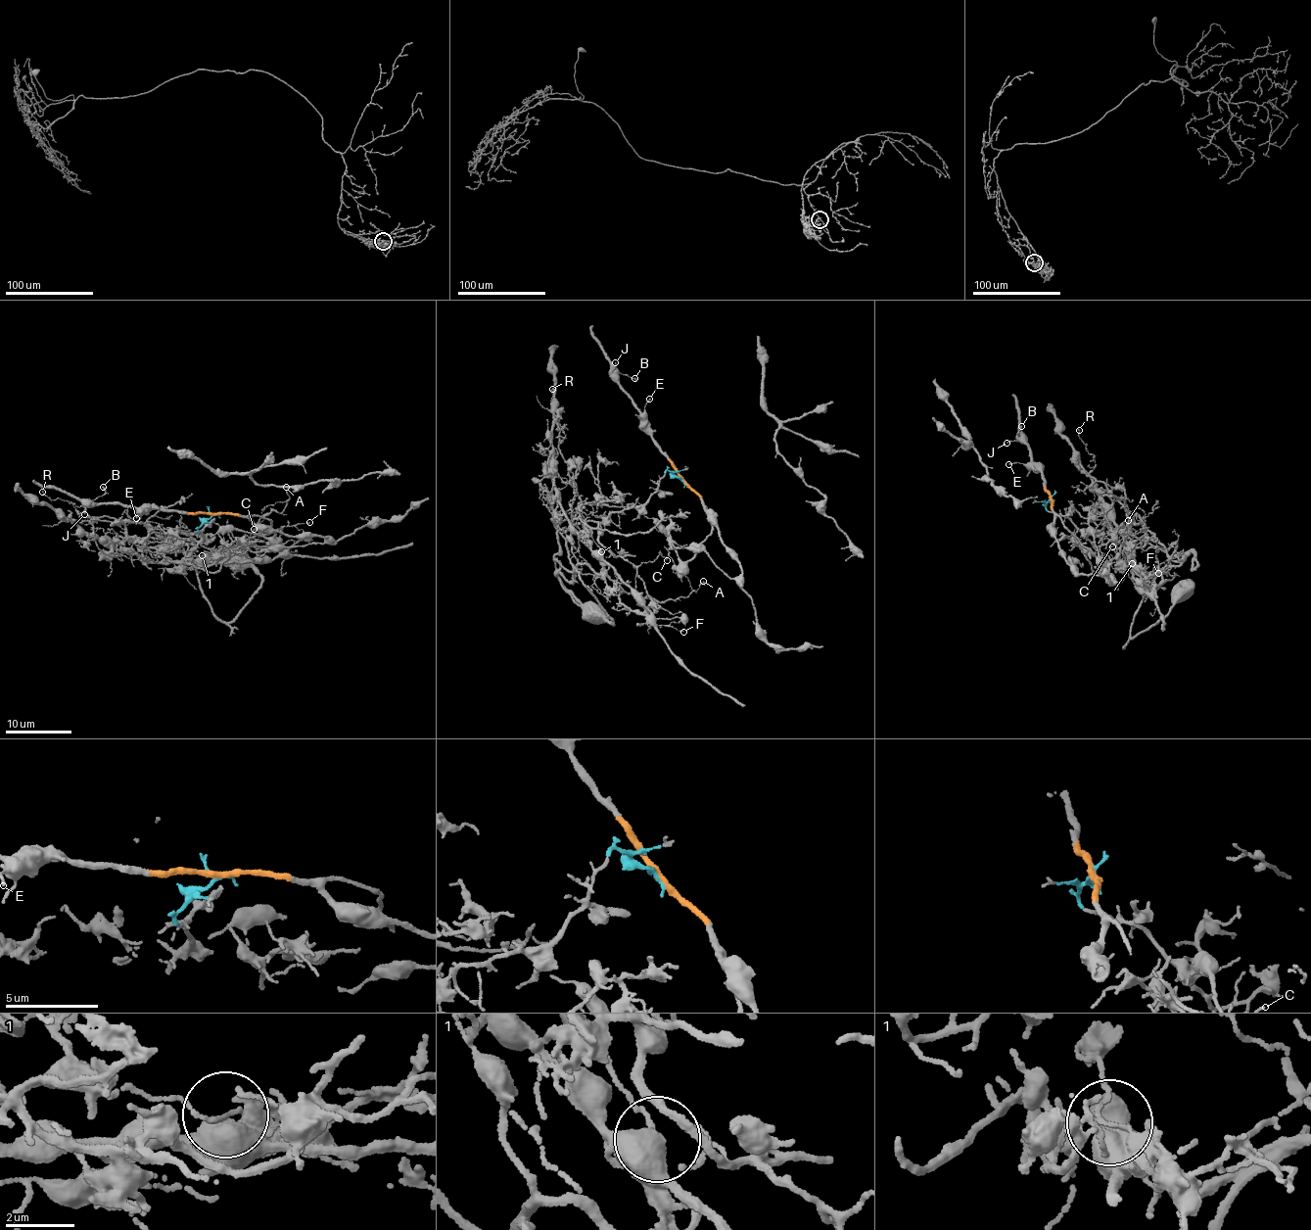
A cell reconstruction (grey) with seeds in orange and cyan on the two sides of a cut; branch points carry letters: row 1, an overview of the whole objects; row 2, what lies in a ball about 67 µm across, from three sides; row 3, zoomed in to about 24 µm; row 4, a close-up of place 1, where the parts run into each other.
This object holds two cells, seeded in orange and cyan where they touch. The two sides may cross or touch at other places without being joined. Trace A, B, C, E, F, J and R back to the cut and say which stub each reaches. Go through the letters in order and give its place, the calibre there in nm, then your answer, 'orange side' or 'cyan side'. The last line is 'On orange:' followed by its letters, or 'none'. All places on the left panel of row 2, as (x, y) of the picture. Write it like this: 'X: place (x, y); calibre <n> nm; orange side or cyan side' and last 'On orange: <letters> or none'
A: place (286, 487); calibre 110 nm; cyan side
B: place (103, 487); calibre 120 nm; orange side
C: place (254, 529); calibre 90 nm; cyan side
E: place (136, 518); calibre 120 nm; orange side
F: place (309, 522); calibre 110 nm; cyan side
J: place (84, 514); calibre 120 nm; orange side
R: place (42, 492); calibre 130 nm; cyan side
On orange: B, E, J

